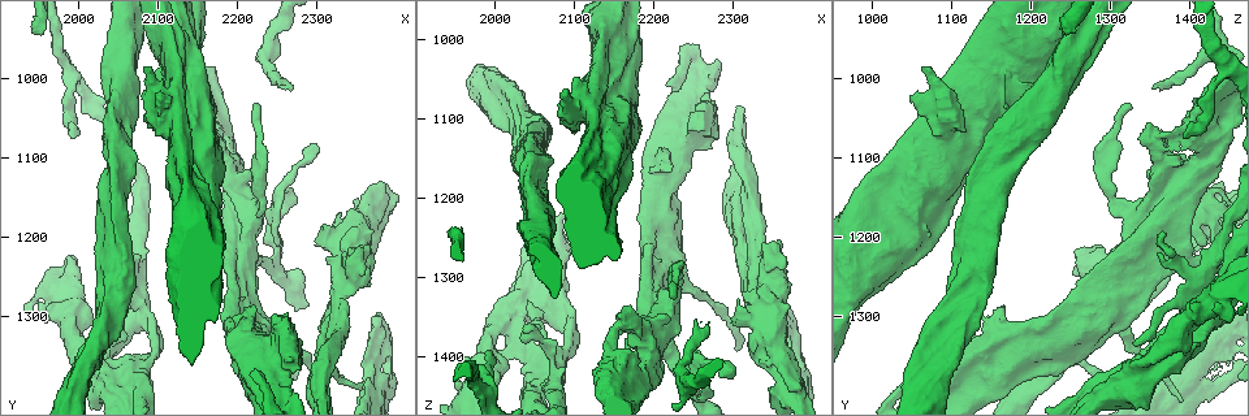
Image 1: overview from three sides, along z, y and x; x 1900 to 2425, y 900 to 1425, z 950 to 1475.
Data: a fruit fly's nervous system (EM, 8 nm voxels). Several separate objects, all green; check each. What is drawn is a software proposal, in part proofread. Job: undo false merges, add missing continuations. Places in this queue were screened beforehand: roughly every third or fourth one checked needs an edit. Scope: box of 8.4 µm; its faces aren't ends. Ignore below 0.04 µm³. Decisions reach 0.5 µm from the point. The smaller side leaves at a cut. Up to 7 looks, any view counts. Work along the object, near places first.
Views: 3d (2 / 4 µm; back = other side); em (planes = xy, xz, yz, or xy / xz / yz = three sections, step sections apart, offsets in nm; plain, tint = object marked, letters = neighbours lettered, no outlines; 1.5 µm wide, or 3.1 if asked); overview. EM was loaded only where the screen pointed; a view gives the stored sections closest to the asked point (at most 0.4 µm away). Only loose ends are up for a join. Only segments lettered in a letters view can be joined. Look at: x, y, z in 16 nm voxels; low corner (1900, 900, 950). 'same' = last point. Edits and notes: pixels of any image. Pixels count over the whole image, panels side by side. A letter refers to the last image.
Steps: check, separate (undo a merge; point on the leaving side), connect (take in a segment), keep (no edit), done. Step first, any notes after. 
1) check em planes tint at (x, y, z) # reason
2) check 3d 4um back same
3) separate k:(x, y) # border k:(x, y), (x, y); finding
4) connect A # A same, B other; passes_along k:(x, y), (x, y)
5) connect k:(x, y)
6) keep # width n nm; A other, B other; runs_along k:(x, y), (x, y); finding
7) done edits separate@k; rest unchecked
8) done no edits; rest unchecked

check 3d 2um at (2215, 1370, 1060) # stops while still wide

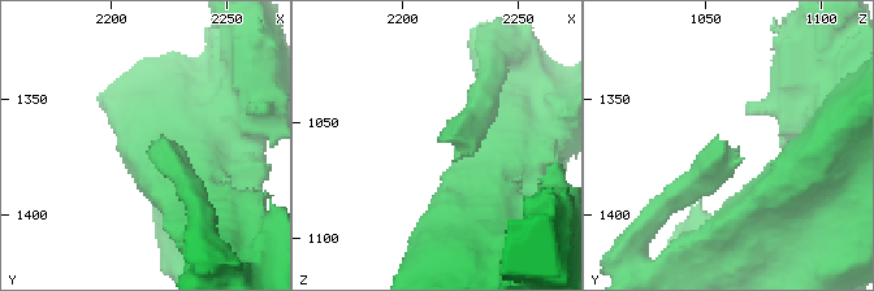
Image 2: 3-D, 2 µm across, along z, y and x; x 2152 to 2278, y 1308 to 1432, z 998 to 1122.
check em 3.1um planes tint at (2217, 1369, 1059)

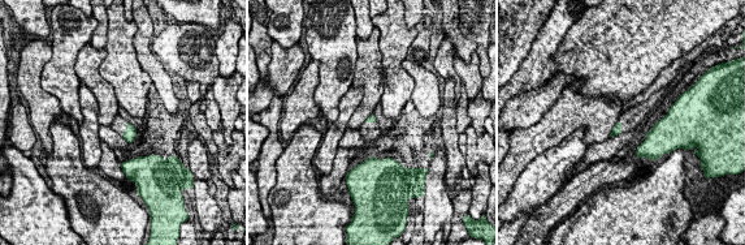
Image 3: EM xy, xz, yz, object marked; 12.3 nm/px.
check em 3.1um planes letters same

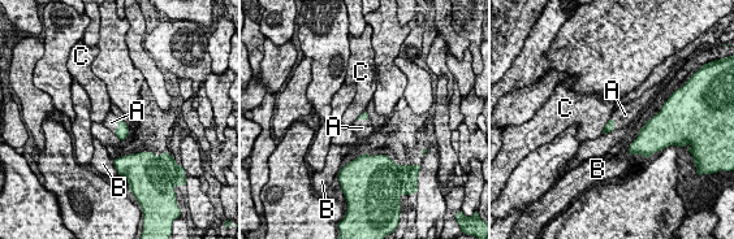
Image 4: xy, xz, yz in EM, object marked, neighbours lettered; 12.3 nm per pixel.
keep # A other, B other, C other; border 4:(611, 118), (600, 133); no lettered segment goes on from it

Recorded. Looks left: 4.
check 3d 4um at (2245, 1235, 1440)

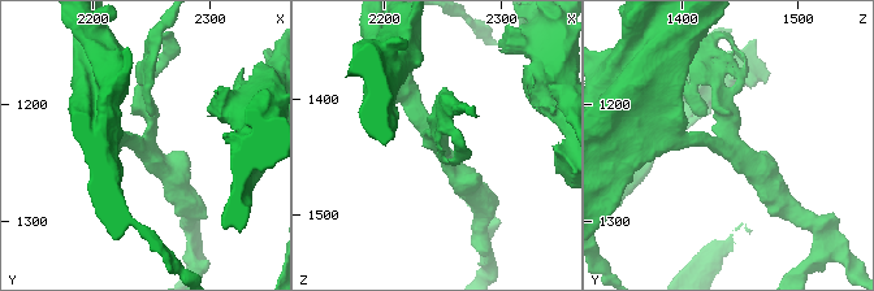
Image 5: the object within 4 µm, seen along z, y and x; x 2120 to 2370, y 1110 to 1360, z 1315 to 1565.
check em planes tint at (2242, 1236, 1436) # now the EM

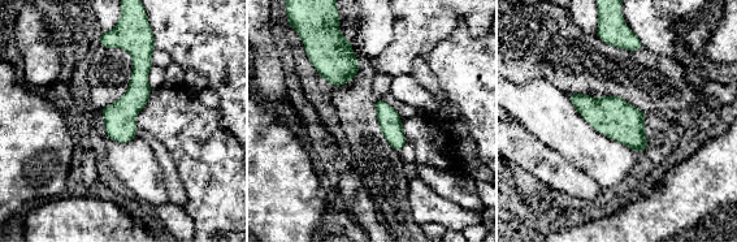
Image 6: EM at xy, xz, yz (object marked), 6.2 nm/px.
check em planes letters same # what lies round it

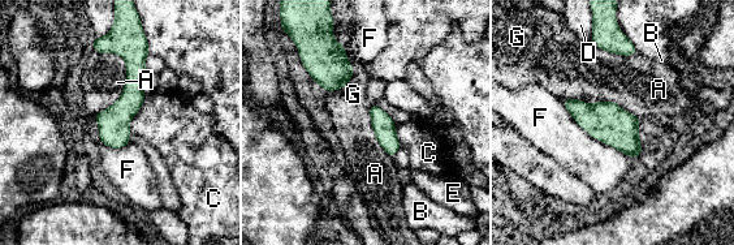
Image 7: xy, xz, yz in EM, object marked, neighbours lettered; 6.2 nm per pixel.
keep # A other, B other, C other, D other, E other, F other, G other; border 7:(143, 103), (130, 120), (130, 132); continuous, no second neuron

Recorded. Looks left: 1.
check em planes letters at (2255, 1005, 1355) # an open end

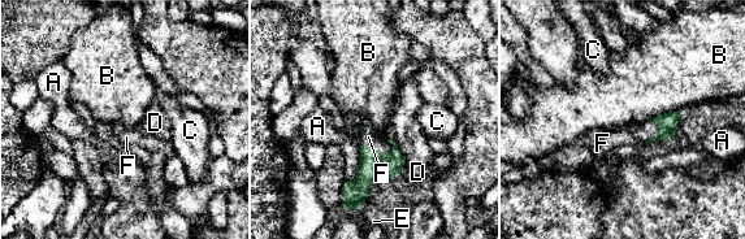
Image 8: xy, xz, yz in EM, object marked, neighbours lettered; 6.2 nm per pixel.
connect F # A other, B other, C other, D other, E other, F same; passes_along 8:(373, 165), (377, 148), (368, 137); the neuron continues

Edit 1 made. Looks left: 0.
done edits connect@8; rest unchecked

